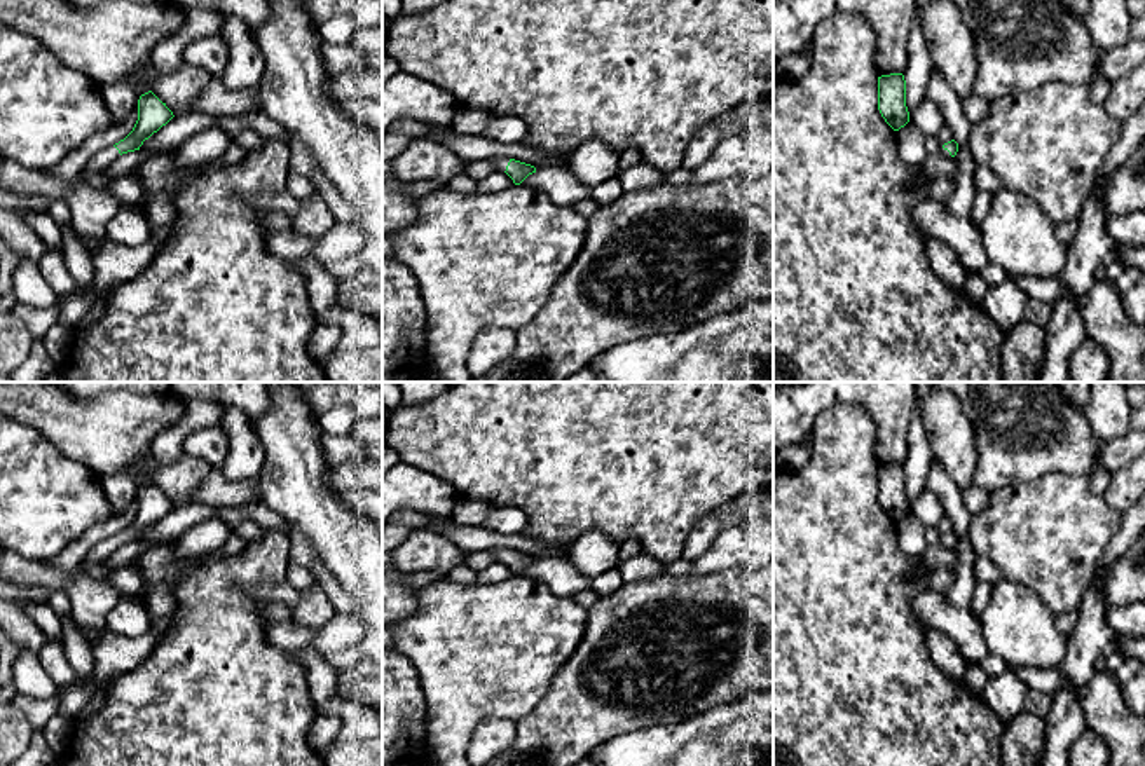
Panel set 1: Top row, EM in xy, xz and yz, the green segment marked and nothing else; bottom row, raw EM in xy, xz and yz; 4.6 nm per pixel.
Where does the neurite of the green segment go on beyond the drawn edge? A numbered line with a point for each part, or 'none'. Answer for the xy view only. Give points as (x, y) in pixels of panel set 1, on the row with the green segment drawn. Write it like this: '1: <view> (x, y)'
1: xy (103, 157)

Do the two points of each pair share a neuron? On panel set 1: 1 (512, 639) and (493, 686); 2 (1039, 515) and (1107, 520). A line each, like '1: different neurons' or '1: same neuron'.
1: same neuron
2: same neuron

